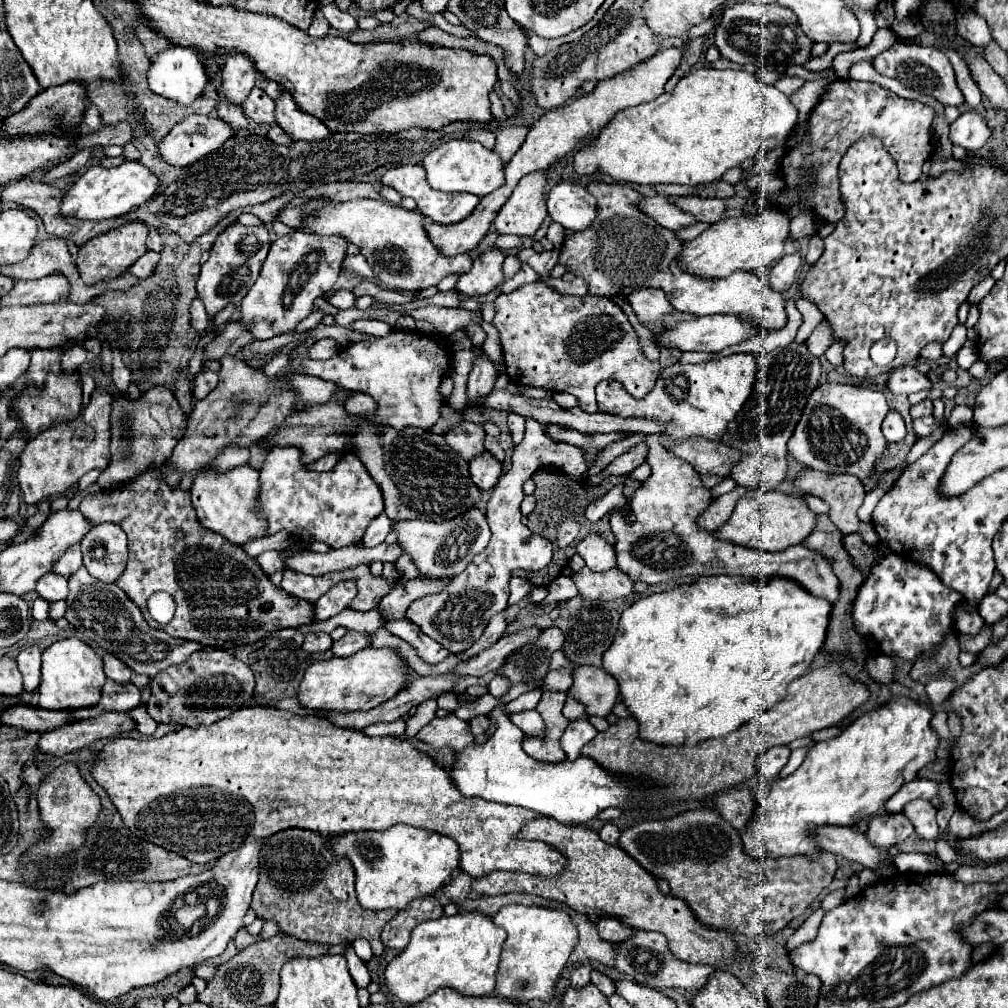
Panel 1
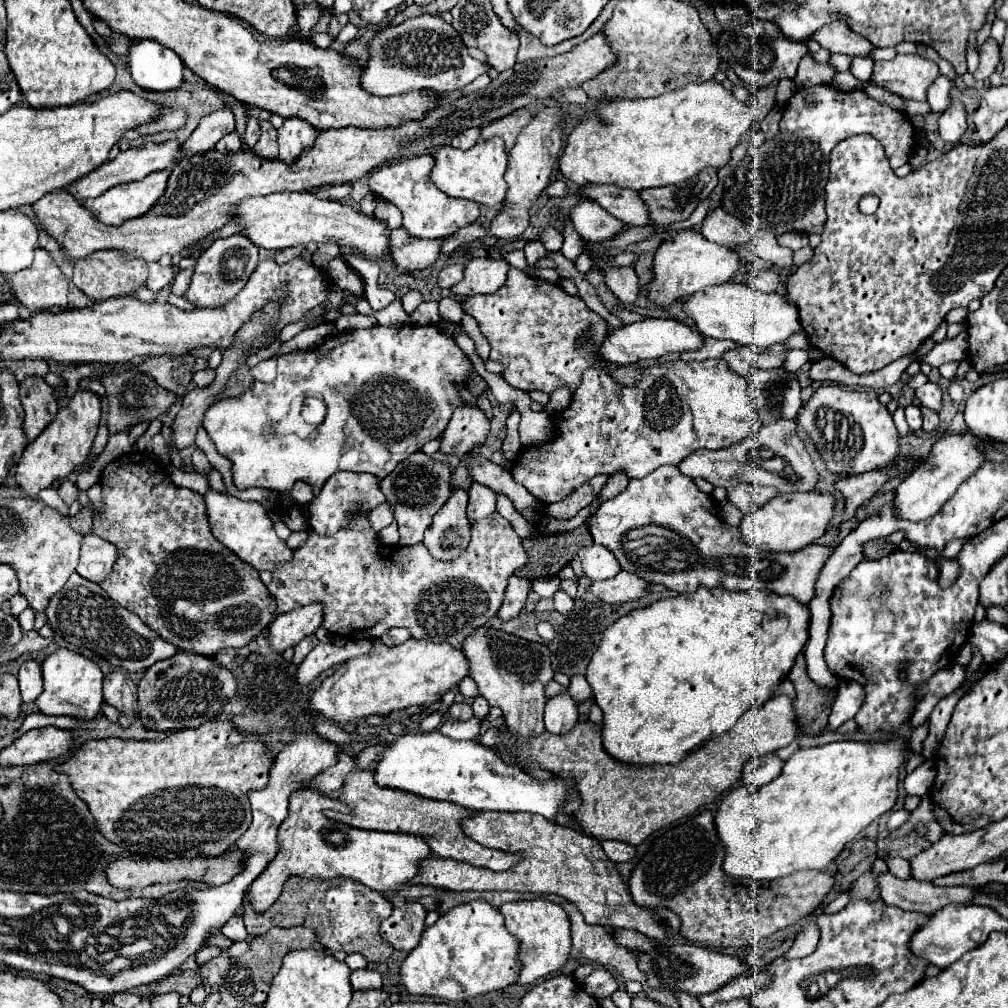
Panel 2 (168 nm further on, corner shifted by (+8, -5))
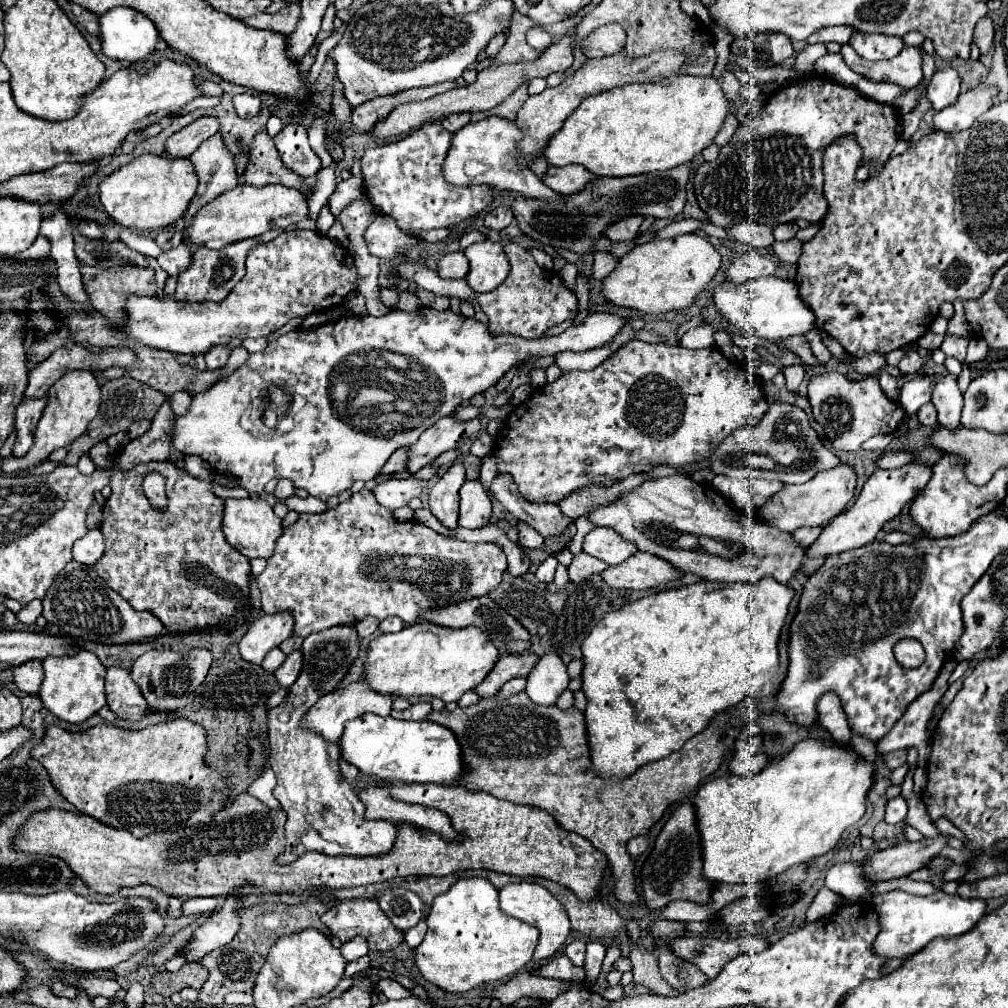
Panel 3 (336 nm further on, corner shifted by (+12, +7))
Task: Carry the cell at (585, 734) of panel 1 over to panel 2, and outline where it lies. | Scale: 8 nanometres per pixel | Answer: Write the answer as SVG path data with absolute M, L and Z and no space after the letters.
M567 691L559 697L549 697L545 703L545 715L543 715L545 729L549 733L563 735L573 729L573 725L577 723L577 715L579 715L577 705Z

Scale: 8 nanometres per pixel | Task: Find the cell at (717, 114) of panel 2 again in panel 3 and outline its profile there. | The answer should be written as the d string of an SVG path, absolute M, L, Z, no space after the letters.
M677 75L669 83L615 87L589 95L547 143L545 157L555 167L583 165L599 177L643 175L689 163L711 145L729 113L729 101L713 77Z

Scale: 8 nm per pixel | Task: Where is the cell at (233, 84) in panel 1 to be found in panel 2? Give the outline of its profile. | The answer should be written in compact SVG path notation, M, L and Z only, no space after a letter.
M223 107L221 111L215 111L201 119L199 127L183 143L183 153L187 157L207 153L207 151L215 149L217 141L231 131L235 131L235 115L229 107Z

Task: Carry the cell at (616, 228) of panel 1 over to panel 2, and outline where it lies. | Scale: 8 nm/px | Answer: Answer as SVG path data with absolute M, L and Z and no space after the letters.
M723 283L707 287L705 291L699 291L697 295L691 295L687 301L683 301L683 307L705 337L731 339L737 345L761 349L775 343L785 343L791 335L803 329L799 323L797 307L783 295L761 293L745 283Z

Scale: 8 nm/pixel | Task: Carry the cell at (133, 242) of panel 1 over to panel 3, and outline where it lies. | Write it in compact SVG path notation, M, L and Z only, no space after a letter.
M81 263L81 277L83 277L83 287L91 299L93 309L99 311L101 315L105 315L113 327L123 323L123 307L125 307L125 299L129 293L149 295L149 297L153 297L157 293L155 271L151 267L121 265L121 267L113 267L113 269L101 269L101 267L91 267L91 265Z

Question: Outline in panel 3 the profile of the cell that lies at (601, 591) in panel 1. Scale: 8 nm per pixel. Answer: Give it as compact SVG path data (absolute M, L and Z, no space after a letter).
M647 553L631 555L627 561L607 567L601 573L601 579L613 589L649 589L679 577L681 571L675 571L667 561Z

